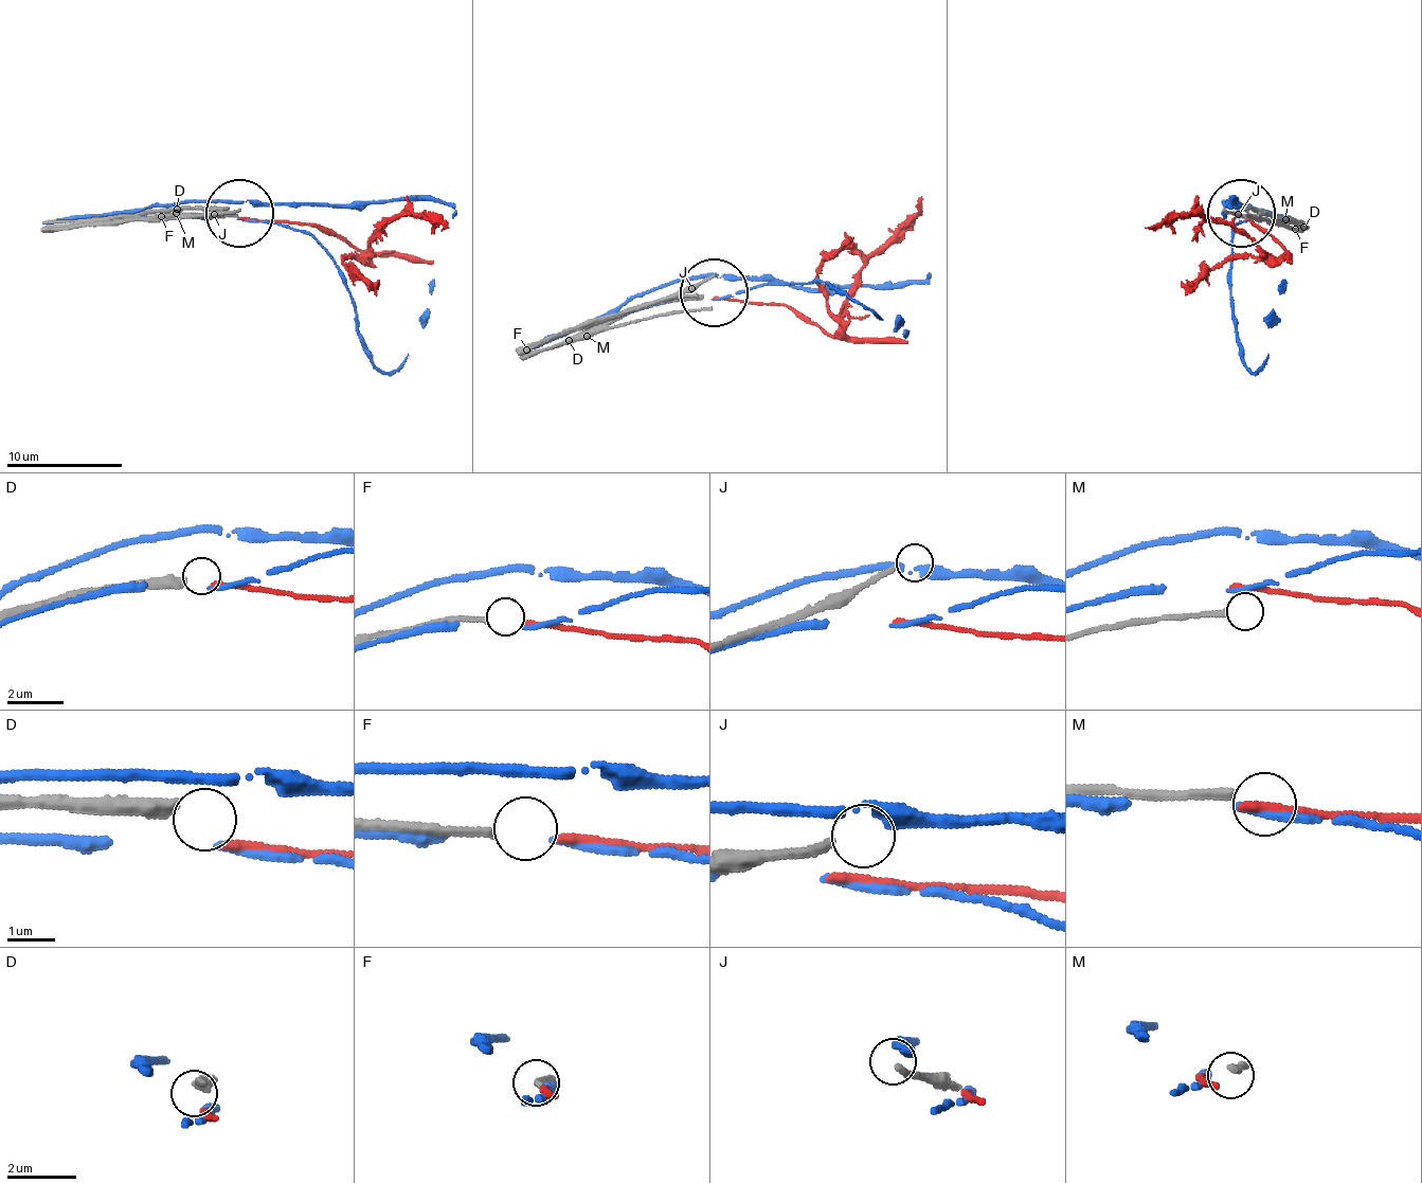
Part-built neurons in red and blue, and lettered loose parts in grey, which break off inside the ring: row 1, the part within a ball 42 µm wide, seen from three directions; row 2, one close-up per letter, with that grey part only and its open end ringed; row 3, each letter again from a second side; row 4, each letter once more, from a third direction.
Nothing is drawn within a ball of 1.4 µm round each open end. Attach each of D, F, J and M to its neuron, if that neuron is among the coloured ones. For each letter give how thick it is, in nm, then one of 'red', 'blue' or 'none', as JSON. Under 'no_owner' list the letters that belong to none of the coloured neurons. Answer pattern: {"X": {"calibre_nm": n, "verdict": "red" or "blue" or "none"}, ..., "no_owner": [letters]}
{"D": {"calibre_nm": 320, "verdict": "none"}, "F": {"calibre_nm": 140, "verdict": "red"}, "J": {"calibre_nm": 180, "verdict": "none"}, "M": {"calibre_nm": 200, "verdict": "none"}, "no_owner": ["D", "J", "M"]}

